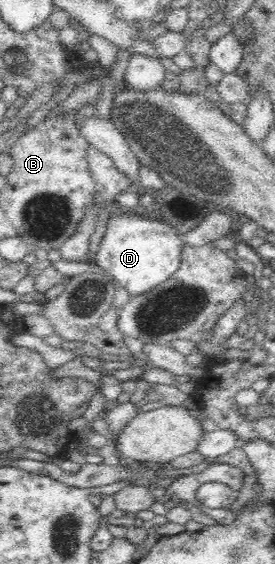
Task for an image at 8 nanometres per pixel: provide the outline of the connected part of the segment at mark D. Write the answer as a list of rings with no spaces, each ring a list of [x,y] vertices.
[[[135,210],[133,215],[112,215],[108,230],[100,243],[94,264],[100,266],[114,283],[128,292],[130,299],[154,291],[180,271],[183,260],[183,239],[162,221],[146,219]]]

